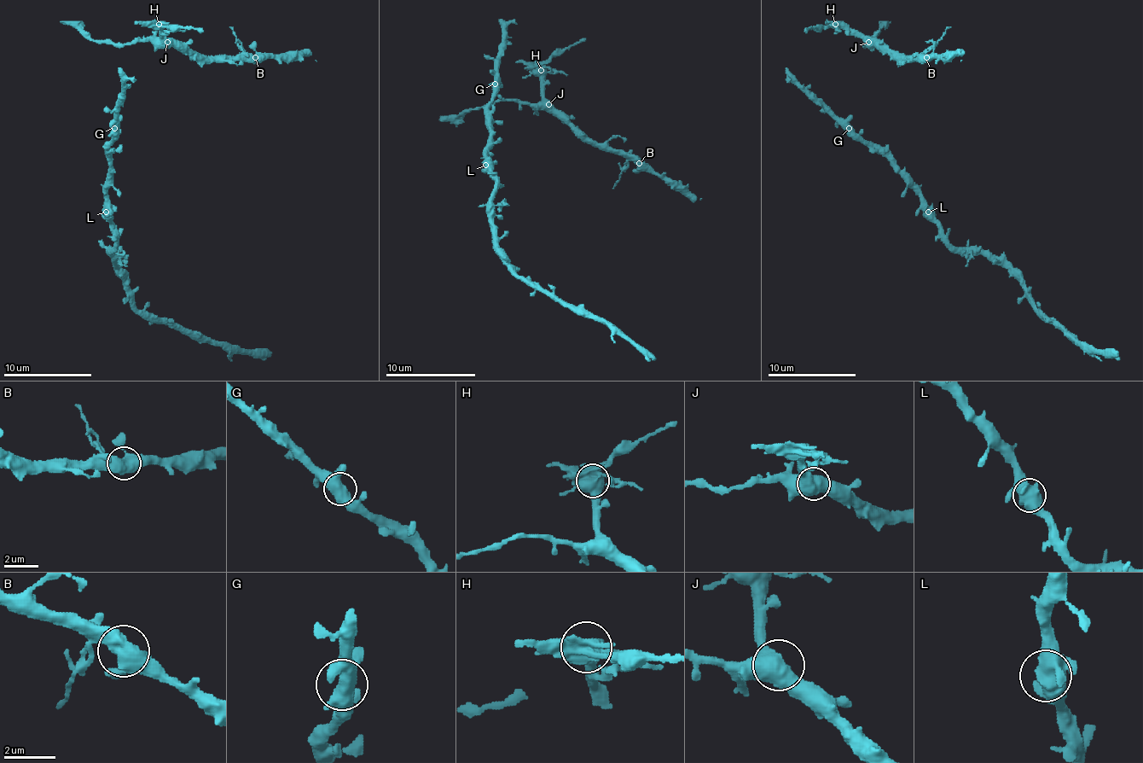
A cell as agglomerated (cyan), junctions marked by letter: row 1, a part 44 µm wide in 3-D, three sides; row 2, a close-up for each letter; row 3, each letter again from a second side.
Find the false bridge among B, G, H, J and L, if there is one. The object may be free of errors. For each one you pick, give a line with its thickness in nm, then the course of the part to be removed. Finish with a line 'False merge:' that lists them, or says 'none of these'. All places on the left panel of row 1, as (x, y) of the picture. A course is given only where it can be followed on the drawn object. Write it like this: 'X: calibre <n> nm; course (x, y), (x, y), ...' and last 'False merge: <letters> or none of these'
H: calibre 650 nm; course (159, 24), (202, 31)
False merge: H

